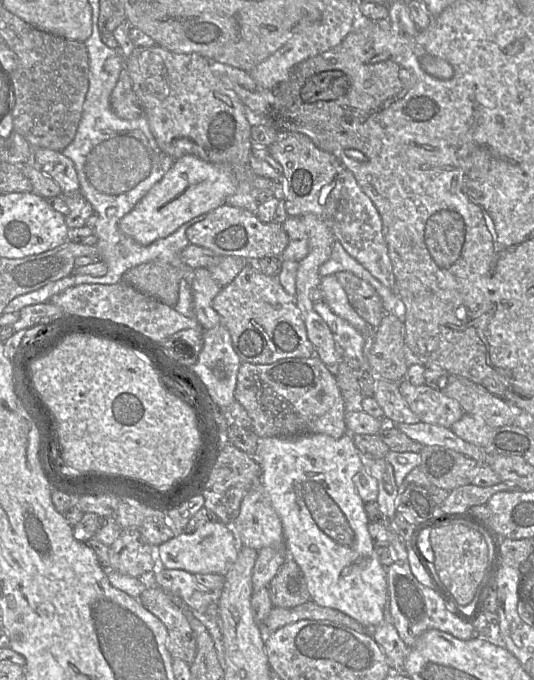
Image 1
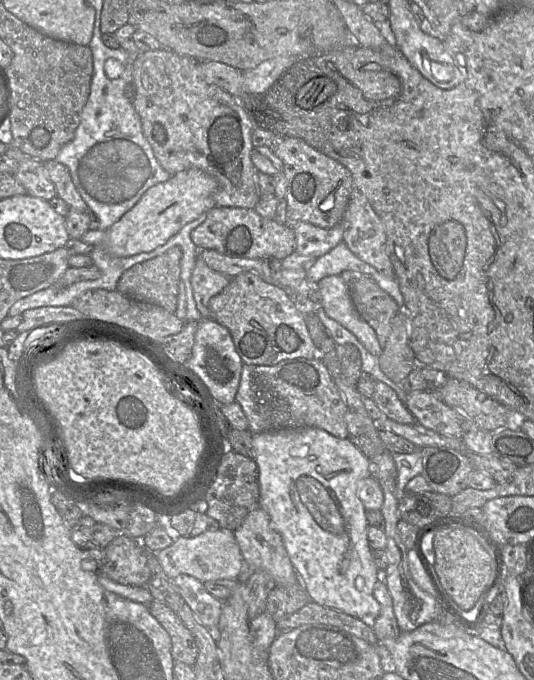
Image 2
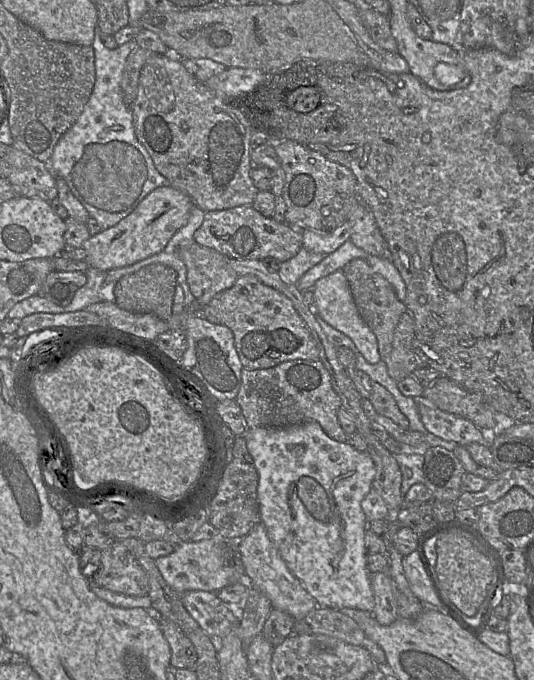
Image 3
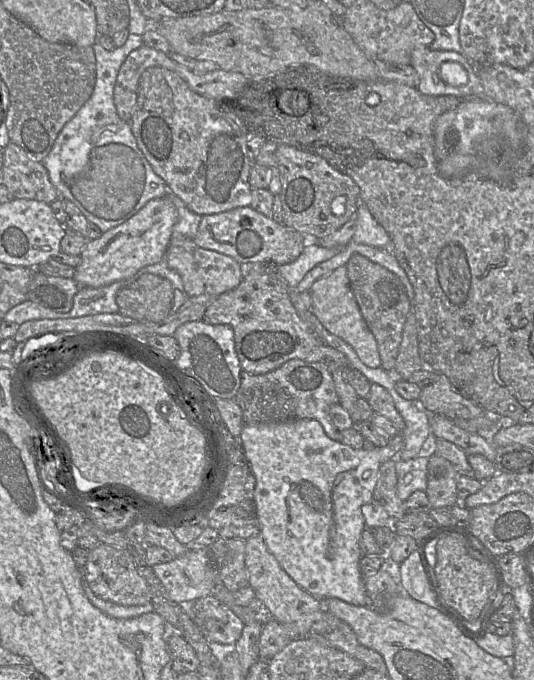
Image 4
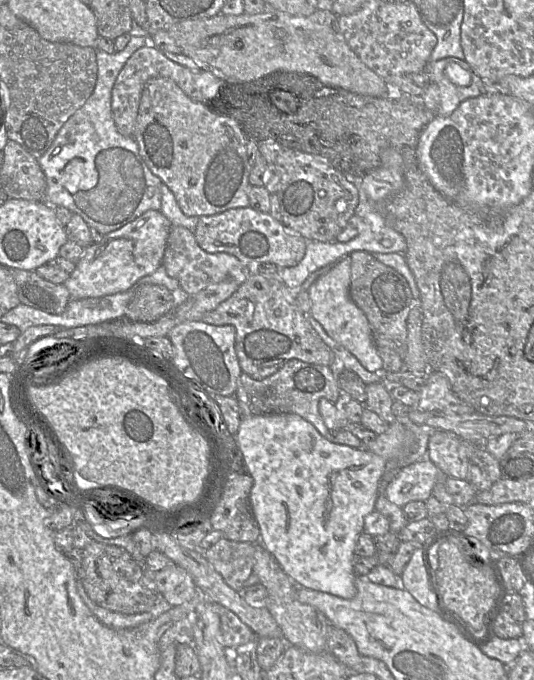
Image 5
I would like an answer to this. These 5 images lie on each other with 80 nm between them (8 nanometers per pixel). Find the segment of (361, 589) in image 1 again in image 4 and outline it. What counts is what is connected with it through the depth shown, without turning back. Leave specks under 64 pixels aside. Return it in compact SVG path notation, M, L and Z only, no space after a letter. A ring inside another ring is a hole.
M300 419L276 423L260 423L257 425L244 425L240 435L240 445L249 462L256 484L254 488L254 502L259 523L259 531L264 542L276 558L283 570L307 593L318 600L337 598L355 606L369 606L369 597L365 588L364 578L360 571L360 558L362 557L360 539L366 529L362 506L373 500L373 492L378 480L379 468L388 460L396 462L396 456L403 447L402 435L399 433L391 437L385 447L374 447L366 444L365 448L353 449L351 446L330 439L324 432L322 425L315 419Z

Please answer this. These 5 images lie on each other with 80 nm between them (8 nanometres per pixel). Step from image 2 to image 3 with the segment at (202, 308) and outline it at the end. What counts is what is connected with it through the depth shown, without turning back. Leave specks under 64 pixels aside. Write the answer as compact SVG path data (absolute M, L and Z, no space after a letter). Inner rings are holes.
M197 243L181 245L178 257L187 269L187 283L199 308L218 293L231 288L237 278L228 257Z

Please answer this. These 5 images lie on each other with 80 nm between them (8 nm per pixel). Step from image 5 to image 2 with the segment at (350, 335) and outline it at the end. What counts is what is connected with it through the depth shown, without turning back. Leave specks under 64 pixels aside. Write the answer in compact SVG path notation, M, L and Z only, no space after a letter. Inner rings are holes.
M341 275L324 277L316 285L321 294L320 306L325 313L349 330L369 353L378 357L382 348L376 333L356 311Z

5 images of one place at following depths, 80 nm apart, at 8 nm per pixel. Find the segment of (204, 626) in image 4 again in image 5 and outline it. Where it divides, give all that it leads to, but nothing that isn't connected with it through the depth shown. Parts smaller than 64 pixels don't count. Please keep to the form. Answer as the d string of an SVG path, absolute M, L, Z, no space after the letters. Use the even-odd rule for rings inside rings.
M212 603L212 610L220 619L220 644L223 647L236 649L257 638L254 632L226 607Z

